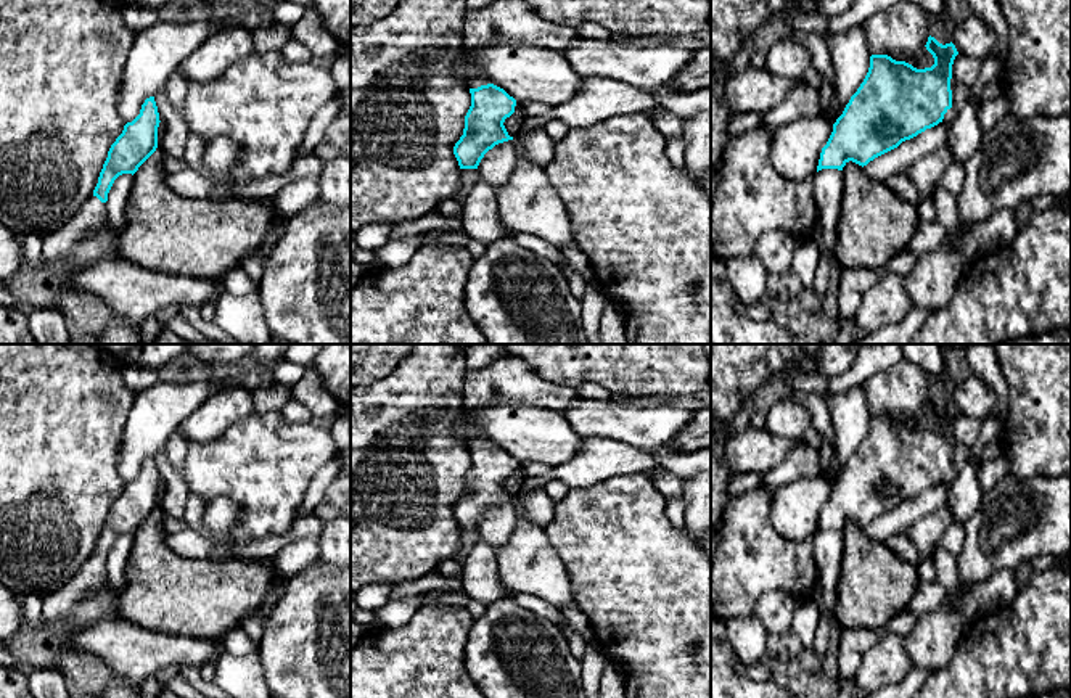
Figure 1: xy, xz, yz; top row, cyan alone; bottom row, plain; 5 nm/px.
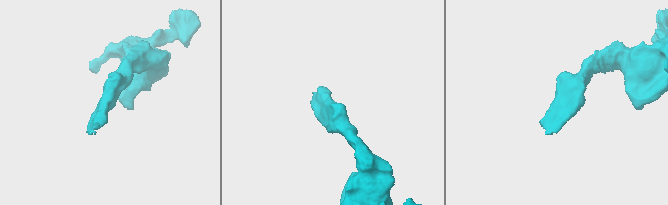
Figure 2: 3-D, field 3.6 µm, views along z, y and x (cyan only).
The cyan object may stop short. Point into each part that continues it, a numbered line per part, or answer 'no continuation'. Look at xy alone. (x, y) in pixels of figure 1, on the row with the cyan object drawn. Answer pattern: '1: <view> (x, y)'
1: xy (61, 243)

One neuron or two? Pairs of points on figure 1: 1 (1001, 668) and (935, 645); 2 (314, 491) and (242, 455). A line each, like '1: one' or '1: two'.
1: two
2: two

